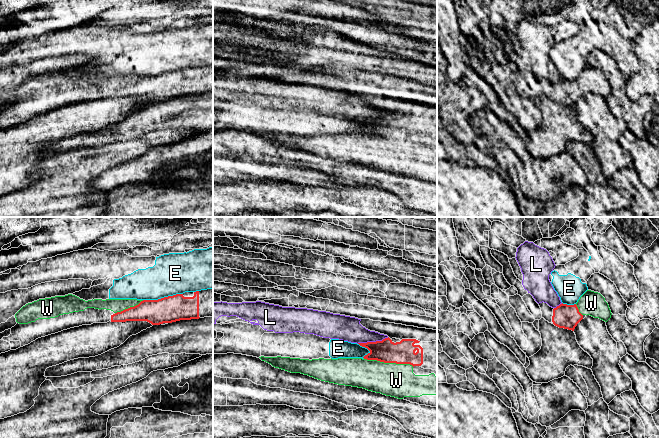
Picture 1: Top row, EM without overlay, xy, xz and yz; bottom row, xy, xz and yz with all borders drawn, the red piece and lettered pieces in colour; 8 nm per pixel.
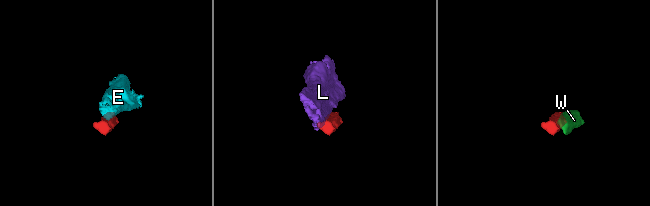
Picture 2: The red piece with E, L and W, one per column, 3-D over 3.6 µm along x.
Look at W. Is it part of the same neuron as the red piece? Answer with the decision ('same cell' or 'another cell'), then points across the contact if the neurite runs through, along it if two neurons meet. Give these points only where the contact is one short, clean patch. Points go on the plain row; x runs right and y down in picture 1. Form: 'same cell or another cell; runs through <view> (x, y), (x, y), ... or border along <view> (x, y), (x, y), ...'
same cell

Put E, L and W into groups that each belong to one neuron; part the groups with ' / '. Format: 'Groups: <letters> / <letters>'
Groups: E / L / W

